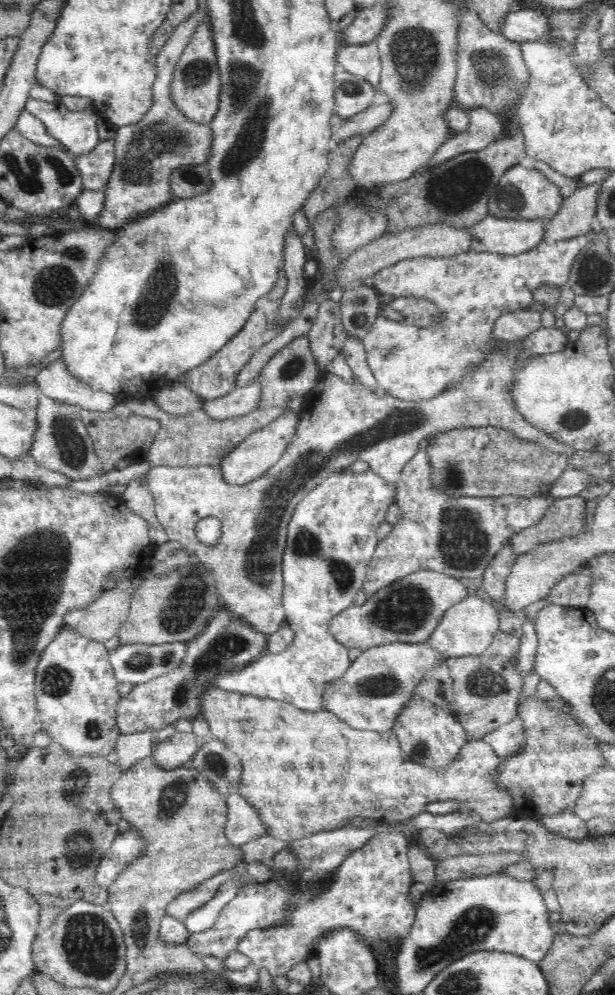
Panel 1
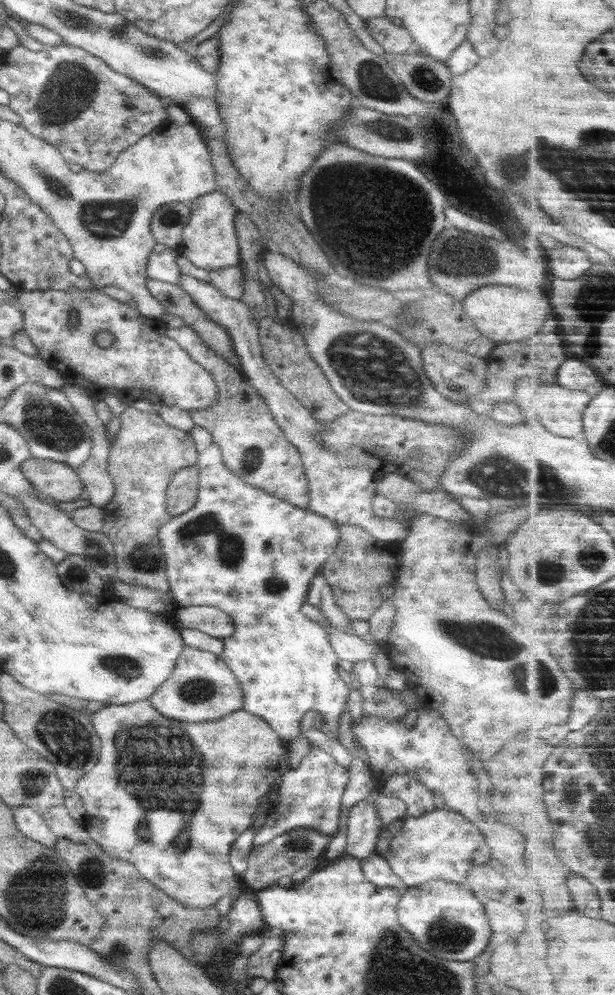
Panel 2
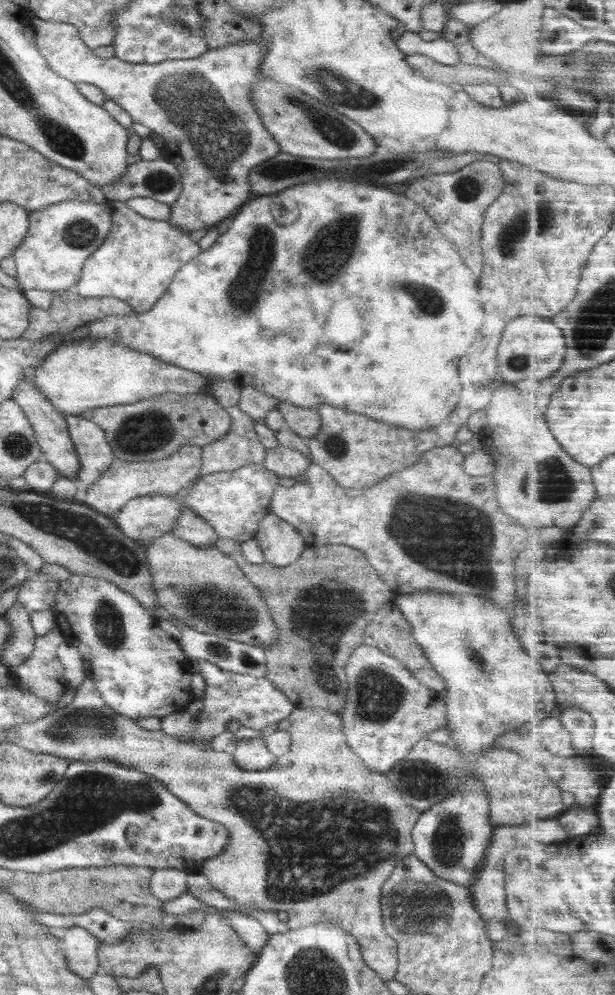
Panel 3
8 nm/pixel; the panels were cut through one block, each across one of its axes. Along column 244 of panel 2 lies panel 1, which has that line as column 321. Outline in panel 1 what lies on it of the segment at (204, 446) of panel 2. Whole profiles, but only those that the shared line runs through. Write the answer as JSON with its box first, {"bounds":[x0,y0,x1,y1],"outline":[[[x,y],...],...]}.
{"bounds":[213,468,396,712],"outline":[[[348,468],[326,476],[314,490],[302,498],[295,507],[289,522],[286,548],[283,554],[283,607],[286,623],[294,631],[292,644],[278,654],[265,652],[238,670],[219,674],[213,684],[228,692],[239,692],[262,698],[271,698],[293,704],[308,712],[324,710],[324,690],[330,682],[346,672],[351,661],[348,649],[330,634],[330,620],[342,610],[354,605],[356,594],[363,588],[368,563],[372,560],[379,543],[376,530],[382,522],[390,505],[395,504],[396,487],[389,484],[370,469],[363,473],[353,473]]]}

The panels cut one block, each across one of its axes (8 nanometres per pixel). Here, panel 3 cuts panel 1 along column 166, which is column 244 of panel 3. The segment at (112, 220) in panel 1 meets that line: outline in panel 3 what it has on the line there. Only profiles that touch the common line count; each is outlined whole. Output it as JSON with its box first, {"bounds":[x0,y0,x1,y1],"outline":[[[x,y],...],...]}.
{"bounds":[32,15,281,232],"outline":[[[34,15],[32,26],[35,43],[50,68],[70,82],[95,84],[108,99],[112,99],[130,114],[134,123],[147,126],[151,132],[164,139],[162,158],[177,166],[182,181],[182,192],[176,202],[171,204],[171,213],[167,218],[173,226],[191,232],[216,227],[220,222],[230,219],[250,198],[249,172],[252,168],[281,152],[274,137],[264,128],[250,96],[265,53],[265,44],[260,37],[217,49],[209,48],[206,54],[192,60],[132,64],[116,56],[106,59],[96,57],[81,41],[79,30],[72,24],[42,20]]]}

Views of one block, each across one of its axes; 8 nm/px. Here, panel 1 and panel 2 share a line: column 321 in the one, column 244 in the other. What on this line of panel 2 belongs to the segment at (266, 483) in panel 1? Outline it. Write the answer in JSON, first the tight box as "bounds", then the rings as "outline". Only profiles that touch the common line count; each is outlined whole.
{"bounds":[166,328,309,508],"outline":[[[170,328],[166,335],[175,340],[194,362],[202,365],[216,381],[219,400],[214,407],[204,410],[190,410],[194,424],[208,429],[221,451],[222,462],[242,482],[264,490],[296,508],[307,508],[309,503],[308,479],[300,458],[300,451],[284,436],[282,428],[274,422],[270,410],[257,396],[250,380],[236,372],[226,360],[214,354],[197,333],[190,328]]]}

